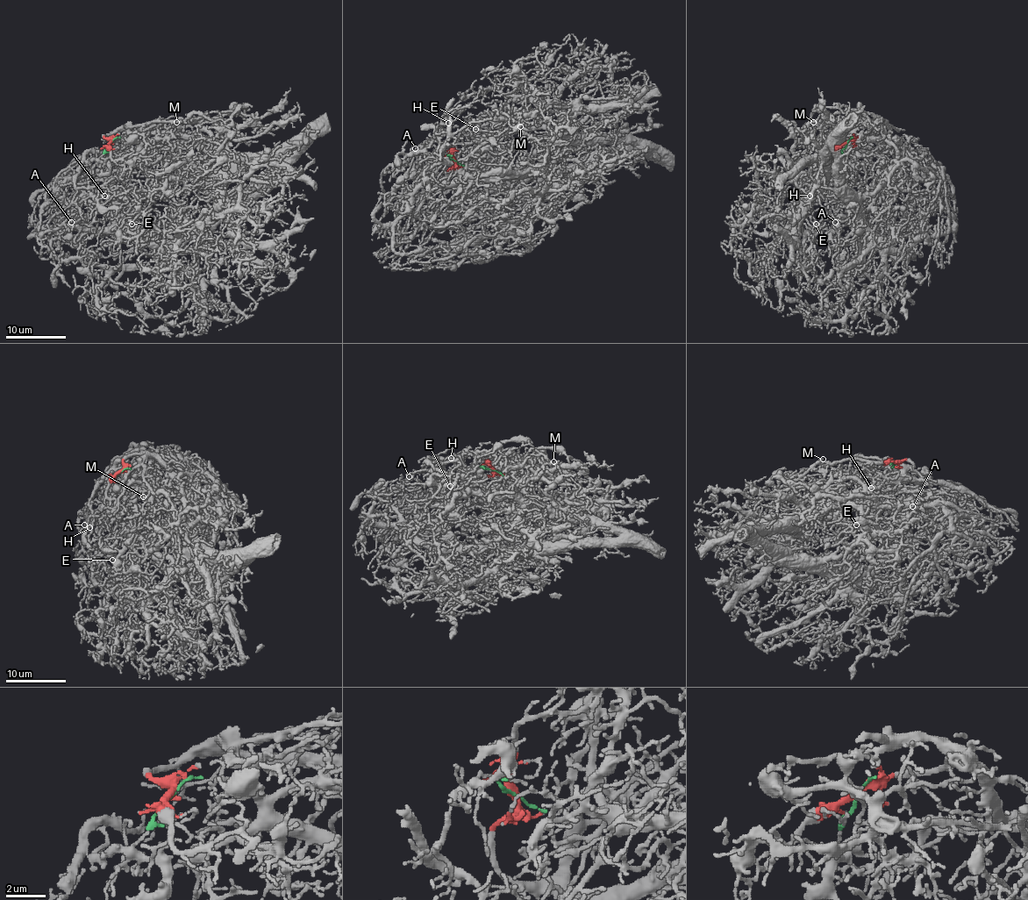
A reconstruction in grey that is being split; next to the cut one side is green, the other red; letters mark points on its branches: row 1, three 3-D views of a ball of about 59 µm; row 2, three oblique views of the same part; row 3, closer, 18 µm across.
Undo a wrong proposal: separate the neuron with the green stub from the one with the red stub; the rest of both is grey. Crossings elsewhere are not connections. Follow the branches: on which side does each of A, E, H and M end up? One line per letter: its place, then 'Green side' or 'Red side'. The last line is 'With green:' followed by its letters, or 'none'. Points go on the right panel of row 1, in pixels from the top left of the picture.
A: Place: (835, 222). Green side
E: Place: (816, 224). Green side
H: Place: (810, 196). Green side
M: Place: (813, 122). Red side
With green: A, E, H

